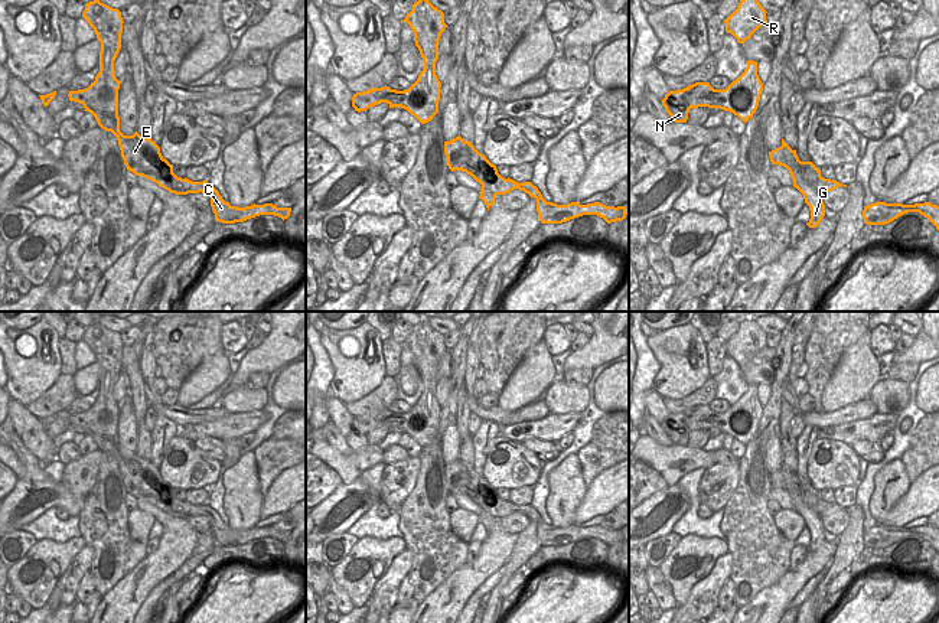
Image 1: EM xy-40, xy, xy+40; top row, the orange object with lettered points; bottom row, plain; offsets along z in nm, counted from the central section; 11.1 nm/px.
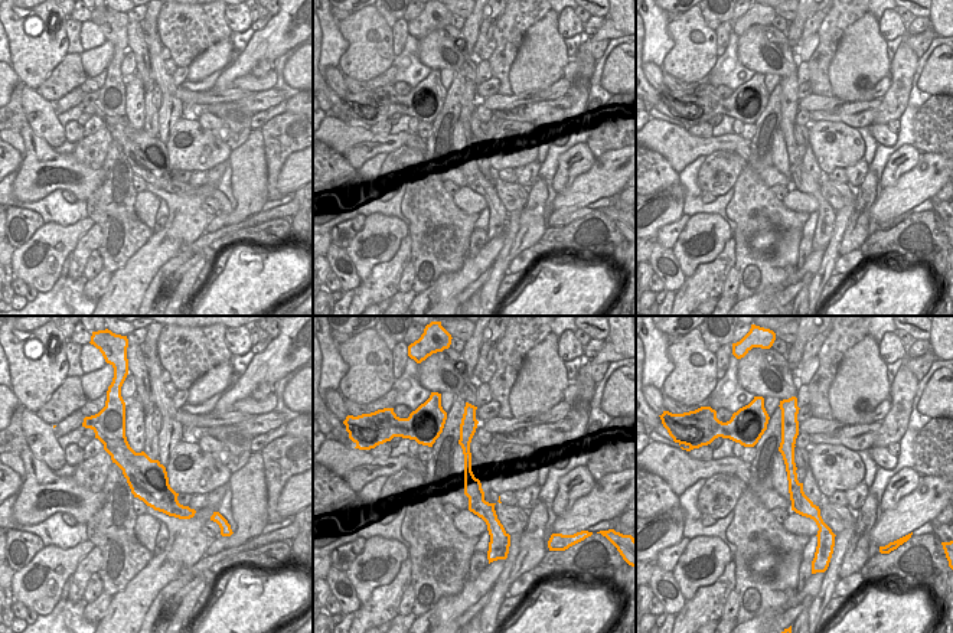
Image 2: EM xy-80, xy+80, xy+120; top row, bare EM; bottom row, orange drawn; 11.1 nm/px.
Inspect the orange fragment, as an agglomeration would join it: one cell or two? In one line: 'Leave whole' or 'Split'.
Split

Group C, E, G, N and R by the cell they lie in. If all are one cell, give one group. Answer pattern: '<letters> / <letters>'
C E N R / G

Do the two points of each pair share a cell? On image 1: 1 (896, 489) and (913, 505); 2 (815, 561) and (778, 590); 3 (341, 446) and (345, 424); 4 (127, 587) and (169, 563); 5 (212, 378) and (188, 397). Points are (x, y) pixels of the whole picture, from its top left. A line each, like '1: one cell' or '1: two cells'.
1: two cells
2: one cell
3: two cells
4: one cell
5: one cell

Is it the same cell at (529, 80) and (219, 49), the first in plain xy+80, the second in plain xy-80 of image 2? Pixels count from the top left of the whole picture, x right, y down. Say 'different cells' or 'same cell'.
same cell

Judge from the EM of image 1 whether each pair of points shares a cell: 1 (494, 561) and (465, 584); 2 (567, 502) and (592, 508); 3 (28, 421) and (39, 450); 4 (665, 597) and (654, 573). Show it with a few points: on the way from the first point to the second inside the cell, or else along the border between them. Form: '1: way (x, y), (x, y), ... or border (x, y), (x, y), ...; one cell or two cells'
1: way (486, 563), (472, 577); one cell
2: border (587, 486), (583, 501), (576, 511), (576, 524); two cells
3: way (35, 429), (38, 443); one cell
4: way (662, 591), (655, 579); one cell

